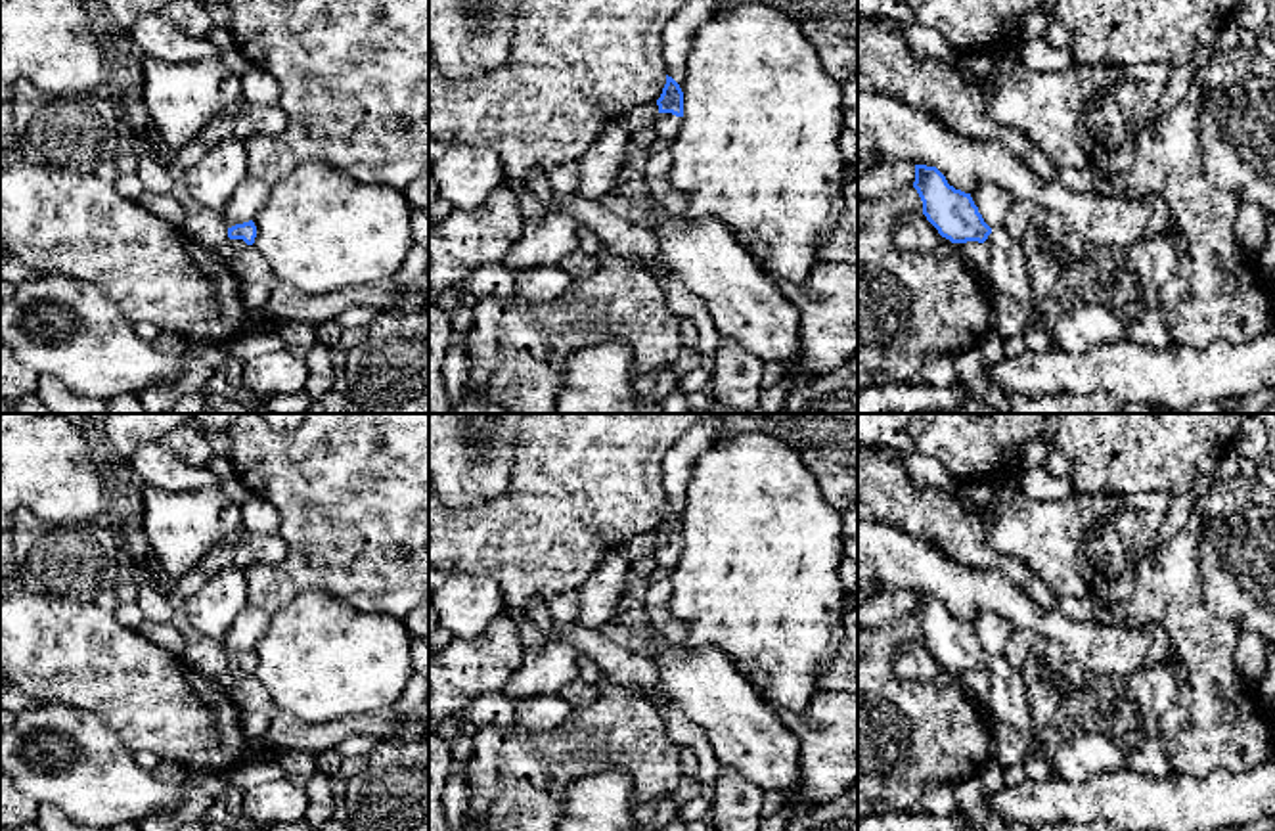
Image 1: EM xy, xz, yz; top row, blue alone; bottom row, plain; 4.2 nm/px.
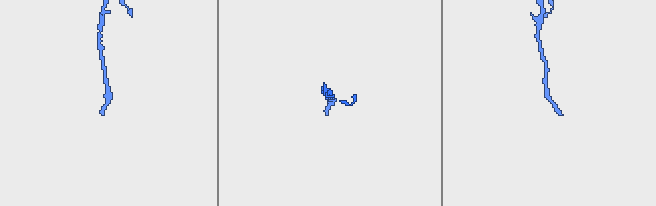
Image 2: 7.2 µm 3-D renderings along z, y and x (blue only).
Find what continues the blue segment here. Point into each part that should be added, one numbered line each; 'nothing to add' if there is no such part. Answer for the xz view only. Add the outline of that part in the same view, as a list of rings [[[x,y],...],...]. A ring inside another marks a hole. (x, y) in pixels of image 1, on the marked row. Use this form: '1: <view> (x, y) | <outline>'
1: xz (667, 125) | [[[659,113],[655,128],[659,138],[668,140],[672,144],[682,128],[682,117],[676,117],[672,113]]]

